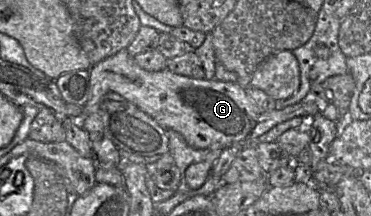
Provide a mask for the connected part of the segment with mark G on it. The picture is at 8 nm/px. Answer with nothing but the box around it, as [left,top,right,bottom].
[74,48,322,150]

